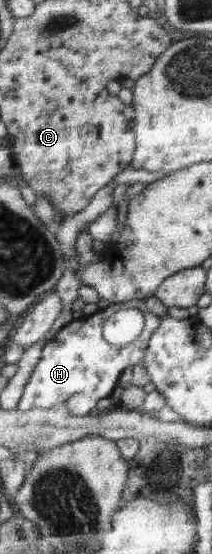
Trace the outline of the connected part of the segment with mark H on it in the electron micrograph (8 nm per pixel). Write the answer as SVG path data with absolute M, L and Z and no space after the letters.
M116 304L103 305L98 313L72 321L45 343L41 360L35 364L35 370L25 384L18 402L19 410L47 410L66 404L71 414L88 415L97 402L111 396L119 386L122 372L143 360L143 354L131 354L135 346L125 346L125 350L120 350L119 346L101 338L105 320L115 314L118 307Z

